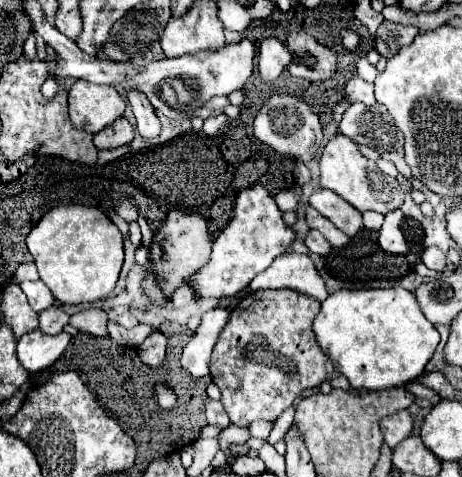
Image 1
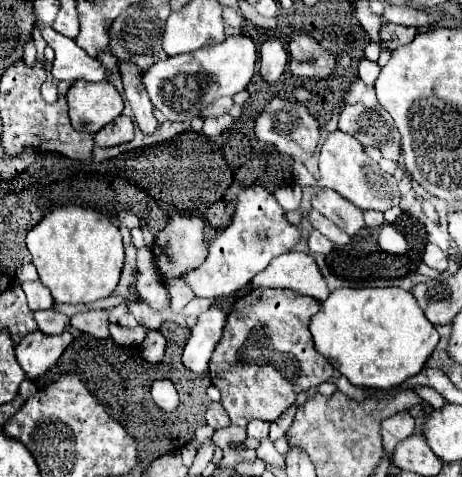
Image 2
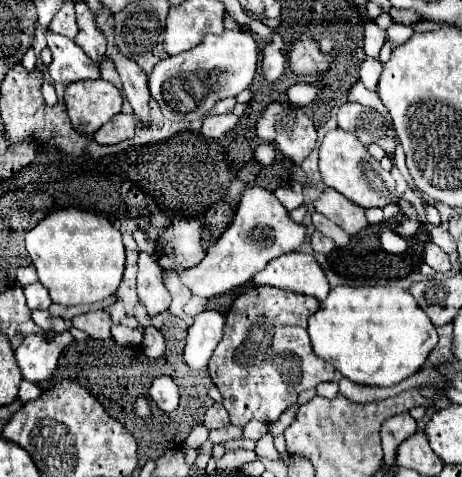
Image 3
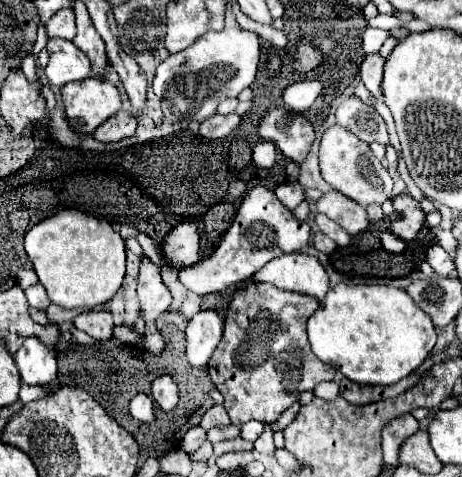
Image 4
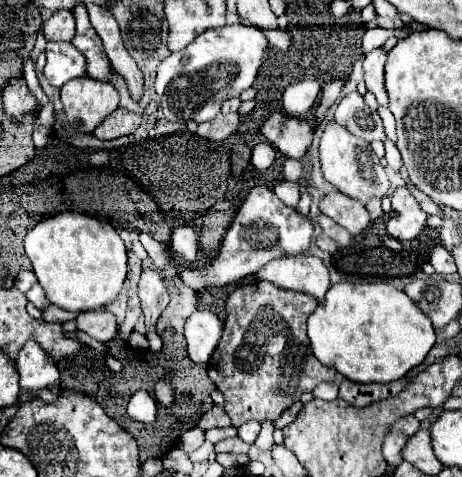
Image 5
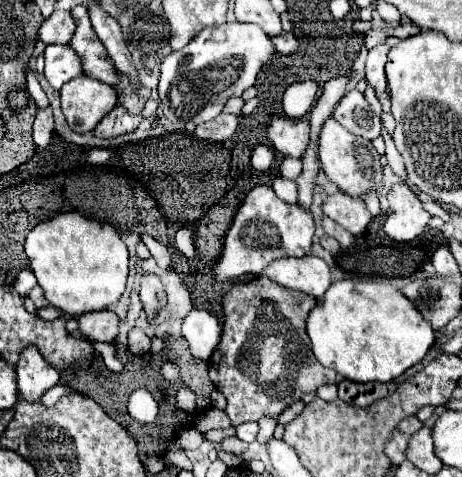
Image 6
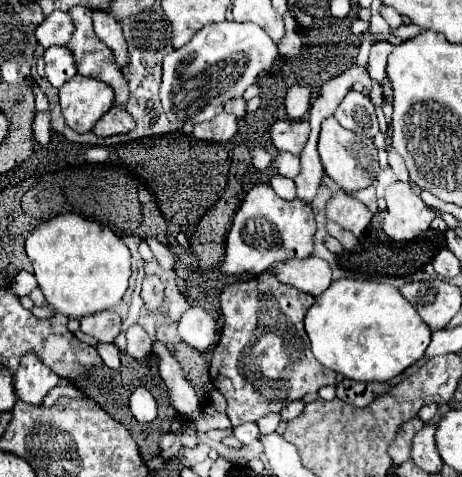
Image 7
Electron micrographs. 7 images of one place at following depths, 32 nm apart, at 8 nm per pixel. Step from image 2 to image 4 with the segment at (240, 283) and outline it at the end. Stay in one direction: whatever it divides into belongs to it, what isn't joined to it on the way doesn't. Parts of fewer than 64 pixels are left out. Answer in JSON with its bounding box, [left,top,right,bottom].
[178,186,310,296]

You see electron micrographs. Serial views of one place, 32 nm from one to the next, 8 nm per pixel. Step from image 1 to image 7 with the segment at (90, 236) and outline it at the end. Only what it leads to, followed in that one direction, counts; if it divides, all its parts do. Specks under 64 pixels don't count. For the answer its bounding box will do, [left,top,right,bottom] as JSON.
[26,214,132,318]

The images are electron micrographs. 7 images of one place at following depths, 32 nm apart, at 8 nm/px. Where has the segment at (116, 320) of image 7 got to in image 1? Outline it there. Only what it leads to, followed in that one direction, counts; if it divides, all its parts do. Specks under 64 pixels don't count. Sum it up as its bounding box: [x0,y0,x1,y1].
[70,310,108,336]

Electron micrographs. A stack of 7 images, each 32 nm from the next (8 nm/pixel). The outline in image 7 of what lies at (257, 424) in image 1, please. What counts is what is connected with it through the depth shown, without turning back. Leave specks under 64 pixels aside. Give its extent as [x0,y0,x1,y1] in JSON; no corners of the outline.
[232,422,259,444]

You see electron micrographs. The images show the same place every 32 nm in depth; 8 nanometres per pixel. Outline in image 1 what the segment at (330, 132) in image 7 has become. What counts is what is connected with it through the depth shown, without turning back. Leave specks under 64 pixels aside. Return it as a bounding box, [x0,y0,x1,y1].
[320,134,404,214]

